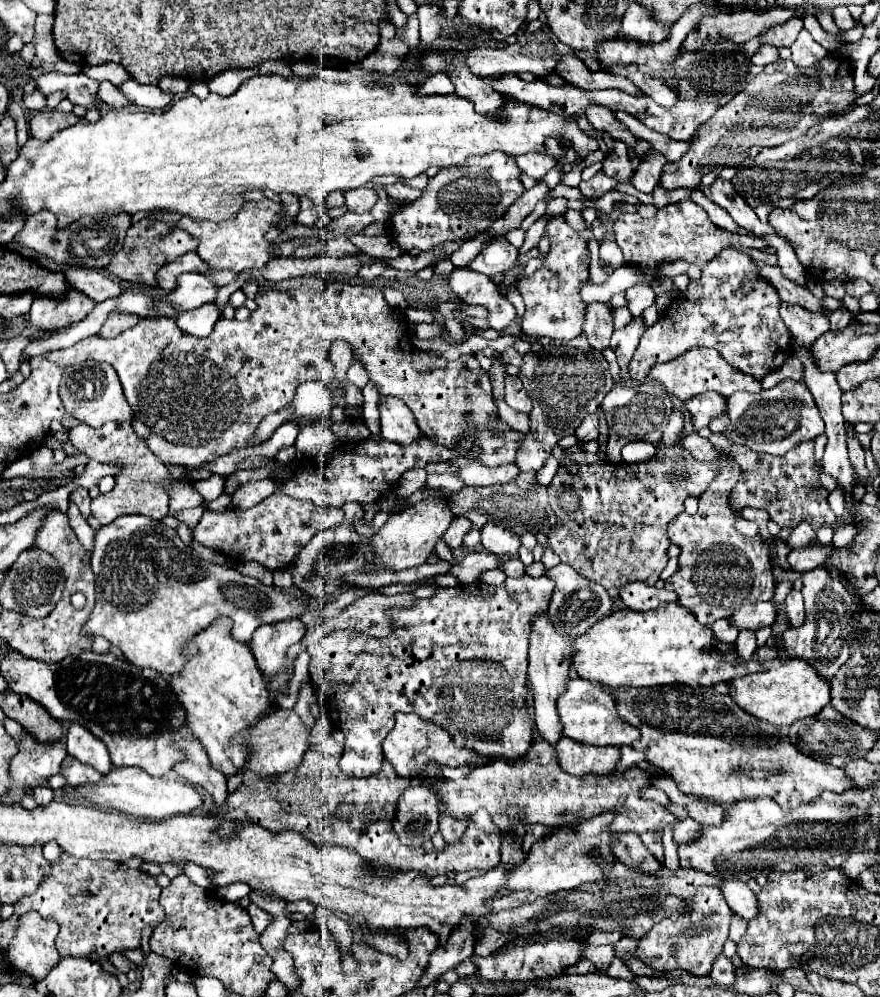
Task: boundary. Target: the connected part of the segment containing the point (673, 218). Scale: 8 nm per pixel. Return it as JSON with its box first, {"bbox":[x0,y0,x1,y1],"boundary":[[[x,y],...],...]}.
{"bbox":[615,199,769,279],"boundary":[[[691,199],[667,205],[665,209],[659,209],[657,215],[651,219],[643,219],[637,213],[625,213],[615,221],[615,237],[627,265],[657,265],[659,279],[675,279],[677,275],[685,273],[689,265],[707,265],[711,257],[731,245],[739,245],[747,250],[769,248],[762,238],[731,233],[713,225],[707,213]]]}

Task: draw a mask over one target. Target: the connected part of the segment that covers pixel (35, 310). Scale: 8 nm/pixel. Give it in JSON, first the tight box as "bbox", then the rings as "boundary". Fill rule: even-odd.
{"bbox":[27,289,95,331],"boundary":[[[77,289],[67,293],[67,301],[43,301],[43,297],[35,297],[27,323],[41,331],[55,331],[81,321],[93,307],[95,303]]]}

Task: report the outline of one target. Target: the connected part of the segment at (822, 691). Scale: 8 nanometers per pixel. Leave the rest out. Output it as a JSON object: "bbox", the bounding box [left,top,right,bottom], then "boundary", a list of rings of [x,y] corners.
{"bbox":[731,657,831,727],"boundary":[[[797,657],[781,661],[775,659],[765,667],[767,671],[763,673],[735,677],[731,681],[731,697],[747,713],[765,719],[773,725],[787,727],[795,719],[817,715],[825,705],[831,703],[831,683],[825,677],[821,677],[809,661]]]}

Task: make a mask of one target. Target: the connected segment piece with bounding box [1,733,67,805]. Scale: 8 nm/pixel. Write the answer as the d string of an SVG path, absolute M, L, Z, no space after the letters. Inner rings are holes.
M25 733L25 739L19 743L19 753L11 759L11 787L1 799L11 797L11 805L21 805L21 799L27 795L25 787L35 789L37 785L49 781L49 777L61 771L65 757L67 749L63 749L63 739L51 745L43 745Z

